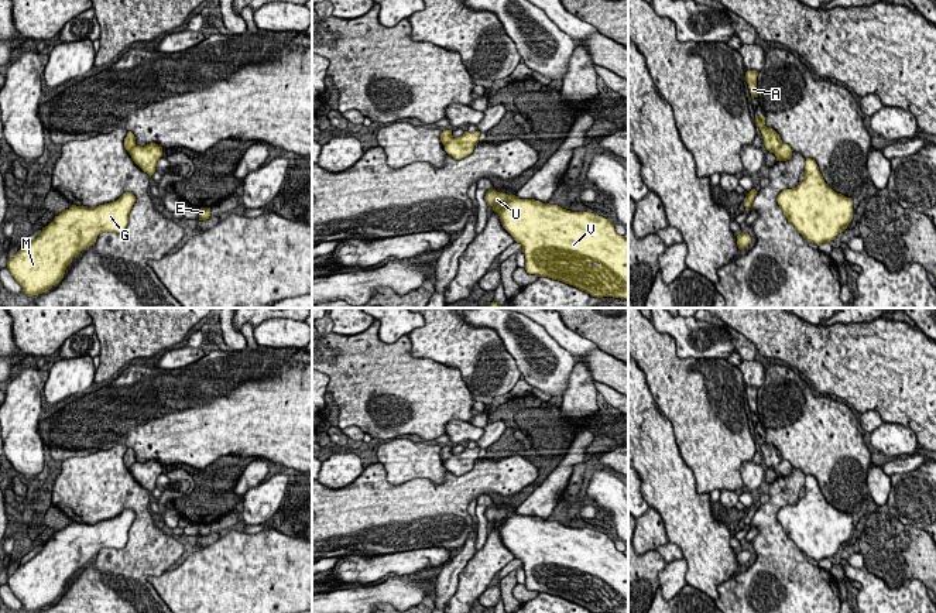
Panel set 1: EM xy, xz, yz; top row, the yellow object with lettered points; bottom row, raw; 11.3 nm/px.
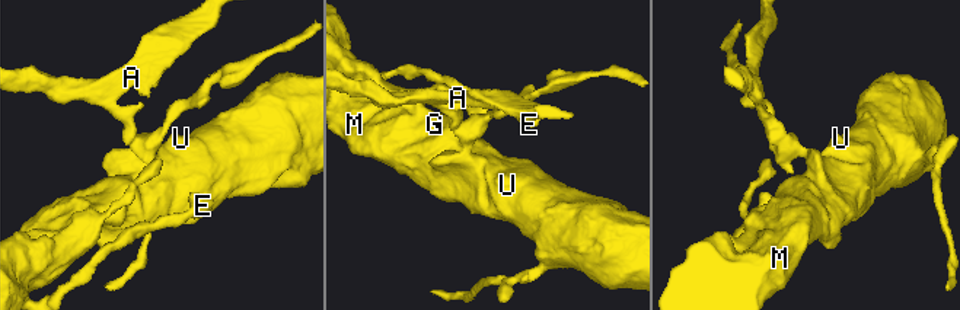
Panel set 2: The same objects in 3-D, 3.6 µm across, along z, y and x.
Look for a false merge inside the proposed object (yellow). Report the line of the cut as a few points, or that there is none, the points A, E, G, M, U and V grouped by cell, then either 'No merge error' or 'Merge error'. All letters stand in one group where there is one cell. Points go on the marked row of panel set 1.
Split along yz (782, 143), (774, 153). Groups: A / E G M U V. Merge error

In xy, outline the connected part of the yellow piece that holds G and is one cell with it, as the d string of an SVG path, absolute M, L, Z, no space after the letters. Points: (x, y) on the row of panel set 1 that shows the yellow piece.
M126 192L117 201L96 208L72 205L55 216L48 226L42 227L42 233L37 239L20 249L7 261L8 271L28 297L51 290L64 278L72 258L92 246L102 232L121 233L126 230L134 202L136 196Z

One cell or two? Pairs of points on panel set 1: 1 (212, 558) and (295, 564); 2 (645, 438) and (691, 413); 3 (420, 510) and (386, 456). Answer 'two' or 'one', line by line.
1: one
2: two
3: two

